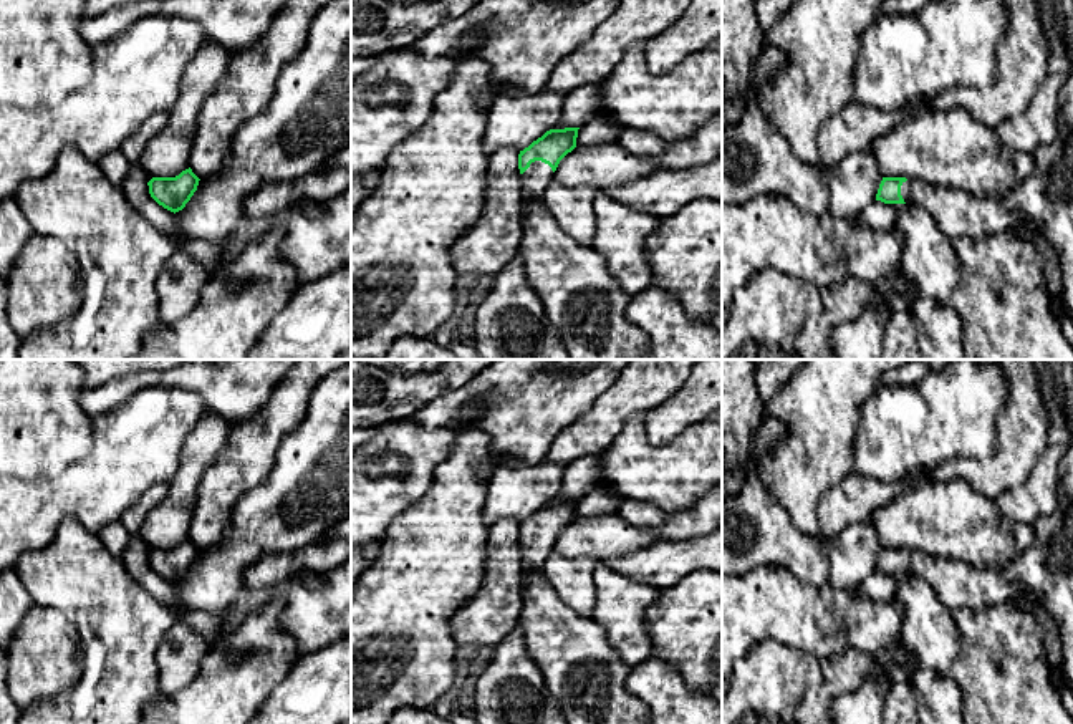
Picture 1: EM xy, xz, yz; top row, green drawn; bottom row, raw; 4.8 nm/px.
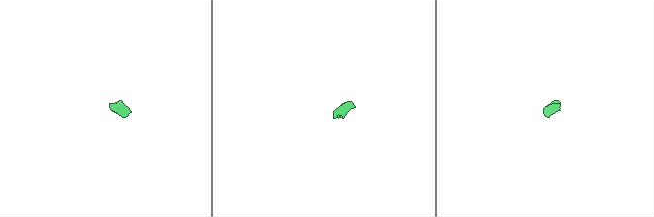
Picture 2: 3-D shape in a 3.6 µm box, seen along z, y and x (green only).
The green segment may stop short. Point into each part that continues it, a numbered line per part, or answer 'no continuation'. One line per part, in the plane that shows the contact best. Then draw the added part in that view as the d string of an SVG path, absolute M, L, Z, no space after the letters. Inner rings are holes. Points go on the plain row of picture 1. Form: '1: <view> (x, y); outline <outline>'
1: xz (535, 550); outline M541 532L532 533L530 538L522 545L522 565L525 570L523 586L527 577L533 570L541 570L543 562L553 550L555 550L555 543L548 535Z

